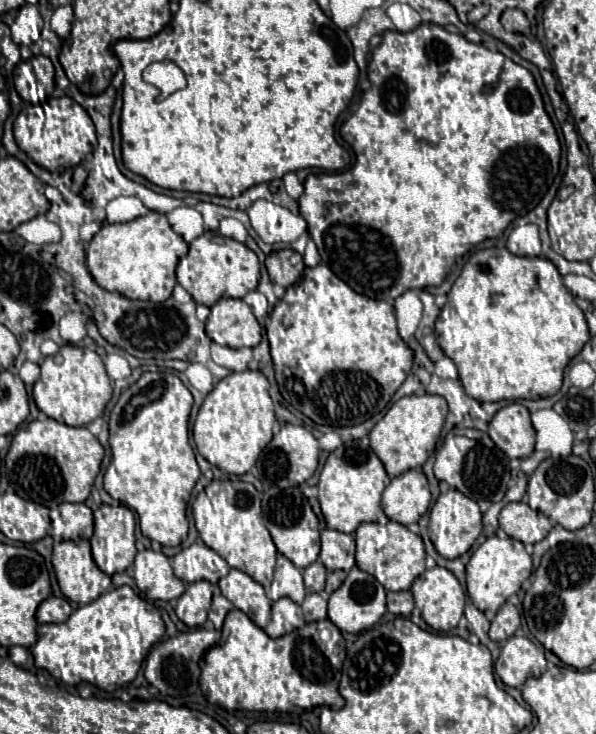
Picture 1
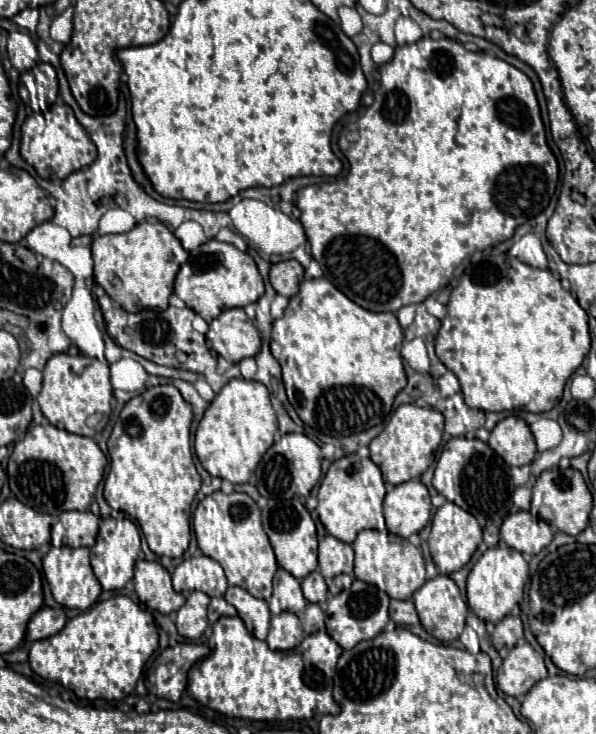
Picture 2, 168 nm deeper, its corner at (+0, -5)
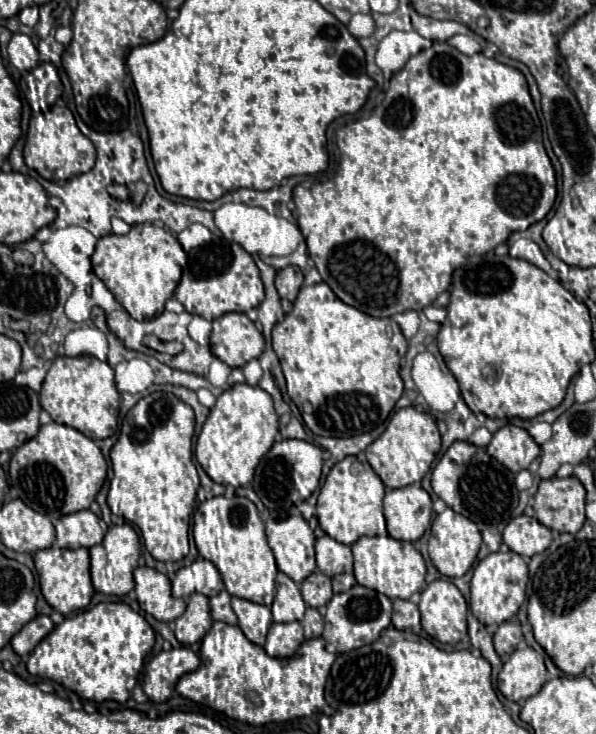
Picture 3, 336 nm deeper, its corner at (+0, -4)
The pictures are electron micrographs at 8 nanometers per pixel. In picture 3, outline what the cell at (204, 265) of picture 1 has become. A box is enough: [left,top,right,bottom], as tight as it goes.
[176,238,264,320]

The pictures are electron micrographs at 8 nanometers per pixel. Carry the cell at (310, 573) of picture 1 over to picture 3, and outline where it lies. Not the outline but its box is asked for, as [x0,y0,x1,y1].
[300,570,332,608]

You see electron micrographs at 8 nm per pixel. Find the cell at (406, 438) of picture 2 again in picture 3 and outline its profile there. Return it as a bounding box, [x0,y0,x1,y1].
[366,406,440,488]

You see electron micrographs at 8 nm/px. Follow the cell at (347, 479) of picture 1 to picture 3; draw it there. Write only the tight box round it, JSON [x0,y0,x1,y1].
[316,456,386,544]

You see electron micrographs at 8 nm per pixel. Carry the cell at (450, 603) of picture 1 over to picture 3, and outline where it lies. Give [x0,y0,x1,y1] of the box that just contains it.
[418,582,468,644]

